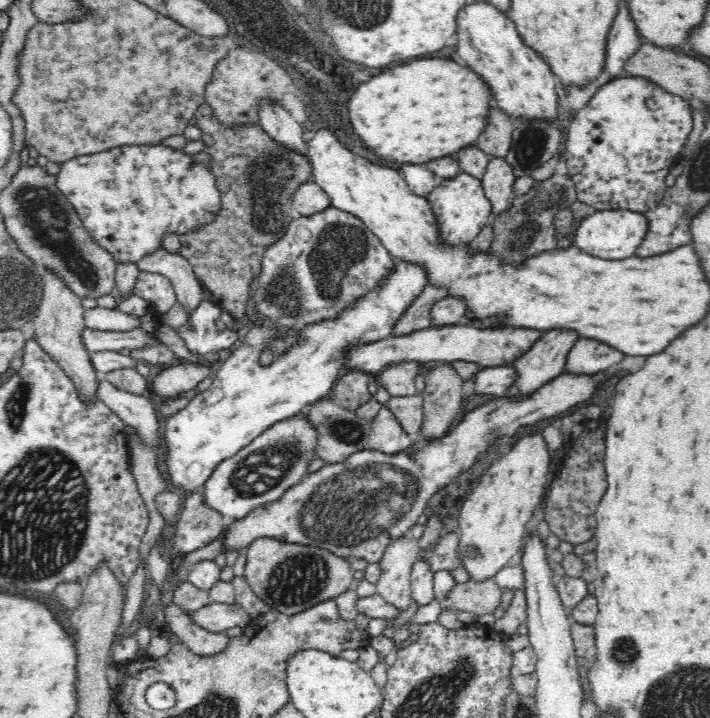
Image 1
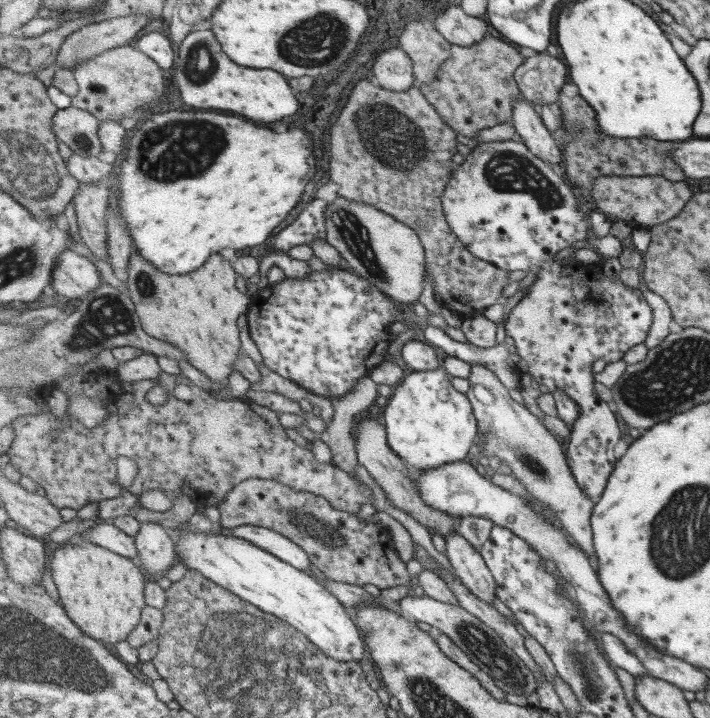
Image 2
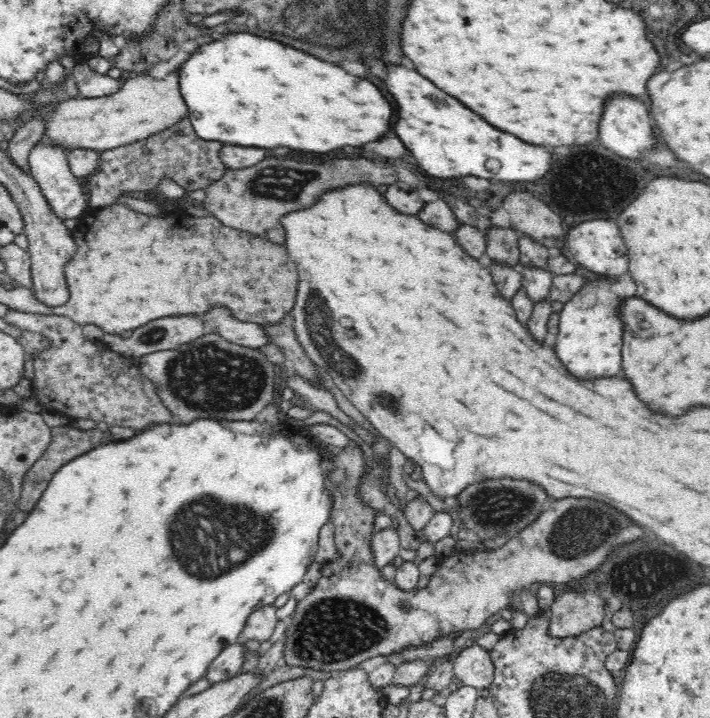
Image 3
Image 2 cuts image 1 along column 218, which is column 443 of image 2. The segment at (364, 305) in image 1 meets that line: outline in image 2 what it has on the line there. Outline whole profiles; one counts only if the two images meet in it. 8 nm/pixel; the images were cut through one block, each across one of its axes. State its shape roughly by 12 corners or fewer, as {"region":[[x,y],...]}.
{"region":[[443,366],[408,374],[381,420],[418,472],[465,460],[480,434]]}

